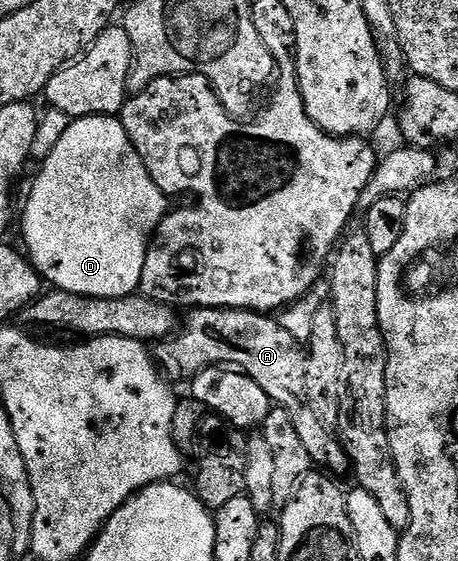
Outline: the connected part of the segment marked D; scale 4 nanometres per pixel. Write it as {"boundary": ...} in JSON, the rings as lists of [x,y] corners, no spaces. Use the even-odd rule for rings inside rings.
{"boundary":[[[98,114],[88,118],[74,119],[69,128],[65,128],[65,136],[57,143],[57,148],[49,152],[47,158],[42,159],[39,175],[35,178],[35,183],[31,186],[31,195],[27,198],[27,207],[23,210],[23,242],[27,245],[25,249],[26,257],[32,266],[39,271],[44,279],[51,281],[50,285],[56,290],[64,290],[70,294],[80,294],[90,298],[128,298],[129,295],[136,293],[141,284],[141,272],[145,268],[145,256],[151,246],[151,237],[155,234],[155,229],[161,224],[161,220],[169,212],[168,195],[157,188],[153,176],[149,176],[149,168],[137,156],[137,148],[129,140],[125,132],[122,121],[118,117],[110,114]]]}

